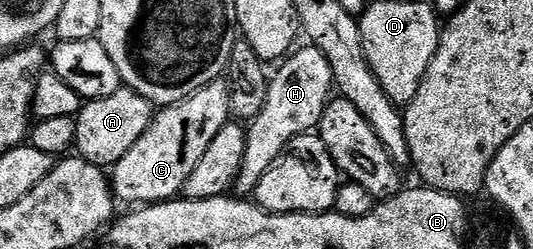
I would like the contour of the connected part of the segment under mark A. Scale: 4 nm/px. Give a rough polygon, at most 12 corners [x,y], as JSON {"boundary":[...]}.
{"boundary":[[129,88],[87,101],[77,157],[114,167],[155,113]]}

